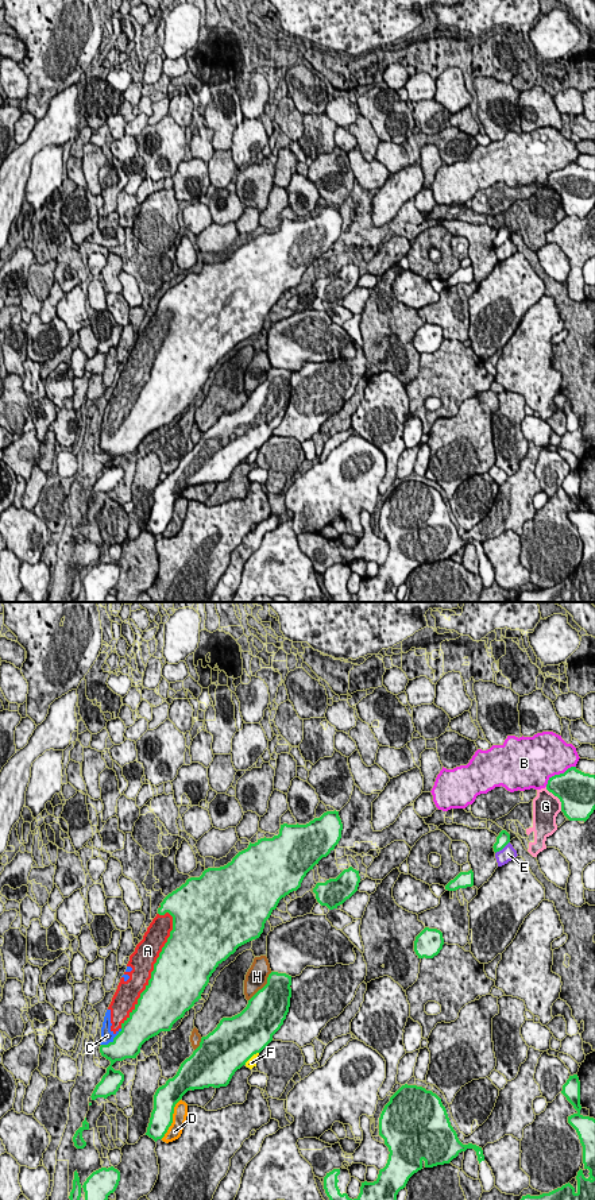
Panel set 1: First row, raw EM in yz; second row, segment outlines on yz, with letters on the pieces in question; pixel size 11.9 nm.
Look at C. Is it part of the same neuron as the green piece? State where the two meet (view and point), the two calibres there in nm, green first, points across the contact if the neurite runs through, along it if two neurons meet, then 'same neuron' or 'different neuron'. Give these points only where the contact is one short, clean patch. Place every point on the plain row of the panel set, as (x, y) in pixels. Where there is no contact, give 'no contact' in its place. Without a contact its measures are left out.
contact yz (114, 435); calibres 340 and 160 nm; same neuron

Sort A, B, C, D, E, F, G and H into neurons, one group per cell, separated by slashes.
A C / B / D / E / F / G / H

